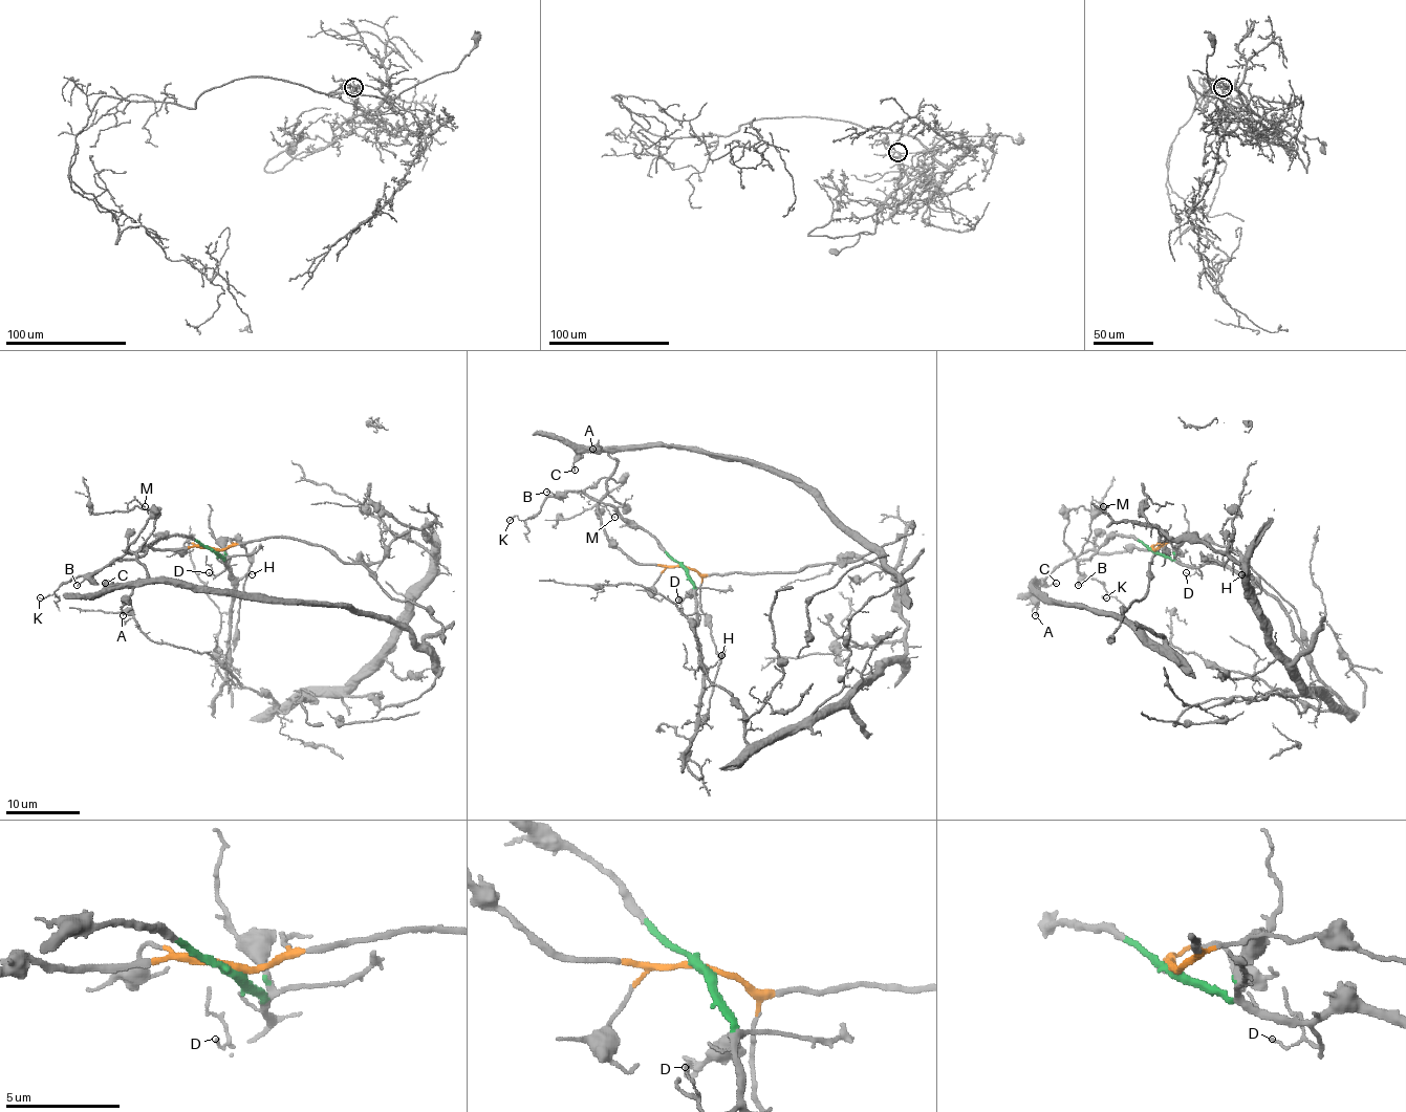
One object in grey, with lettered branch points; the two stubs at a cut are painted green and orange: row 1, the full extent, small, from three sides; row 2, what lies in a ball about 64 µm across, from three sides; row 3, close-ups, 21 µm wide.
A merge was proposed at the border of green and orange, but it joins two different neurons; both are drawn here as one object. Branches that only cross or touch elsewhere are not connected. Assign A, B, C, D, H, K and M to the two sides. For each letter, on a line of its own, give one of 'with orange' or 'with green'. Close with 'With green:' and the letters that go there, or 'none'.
A: with orange
B: with green
C: with orange
D: with green
H: with green
K: with green
M: with green
With green: B, D, H, K, M

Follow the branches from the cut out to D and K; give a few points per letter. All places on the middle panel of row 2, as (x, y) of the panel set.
D: (684, 567), (693, 586), (695, 610), (686, 615), (678, 598)
K: (684, 567), (611, 505), (582, 493), (549, 496), (535, 515), (520, 520), (516, 515), (509, 520)

